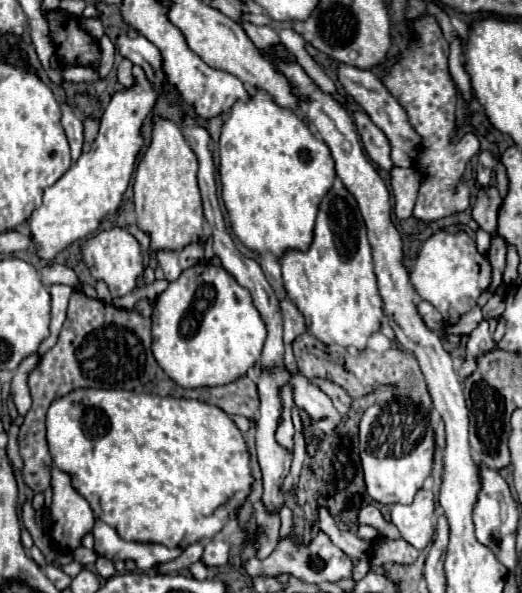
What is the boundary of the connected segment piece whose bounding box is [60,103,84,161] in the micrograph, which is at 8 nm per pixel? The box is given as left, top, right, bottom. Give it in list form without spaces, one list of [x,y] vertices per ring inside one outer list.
[[[62,103],[60,105],[62,109],[62,127],[66,131],[66,137],[68,137],[68,143],[70,143],[70,149],[72,149],[72,161],[76,161],[82,153],[82,119],[80,115],[74,111],[74,107],[70,107],[68,103]]]

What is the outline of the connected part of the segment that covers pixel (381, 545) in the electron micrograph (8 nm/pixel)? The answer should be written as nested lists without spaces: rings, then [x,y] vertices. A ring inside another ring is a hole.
[[[380,539],[374,545],[372,553],[372,565],[384,565],[384,563],[414,563],[418,557],[418,549],[414,549],[404,539]]]

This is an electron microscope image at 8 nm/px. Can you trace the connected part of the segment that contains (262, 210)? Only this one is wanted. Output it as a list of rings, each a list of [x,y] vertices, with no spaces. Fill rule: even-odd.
[[[258,91],[248,103],[238,101],[222,127],[218,171],[222,181],[222,199],[232,223],[232,231],[248,249],[260,255],[272,253],[276,259],[280,259],[290,249],[306,251],[310,247],[318,205],[330,191],[336,171],[326,143],[318,141],[312,129],[294,111],[278,107],[264,91]]]

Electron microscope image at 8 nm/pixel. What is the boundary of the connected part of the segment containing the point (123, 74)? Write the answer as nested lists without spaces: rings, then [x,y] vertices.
[[[123,59],[118,67],[117,77],[118,83],[124,85],[124,87],[130,87],[134,83],[134,77],[132,77],[133,63],[128,59]]]

